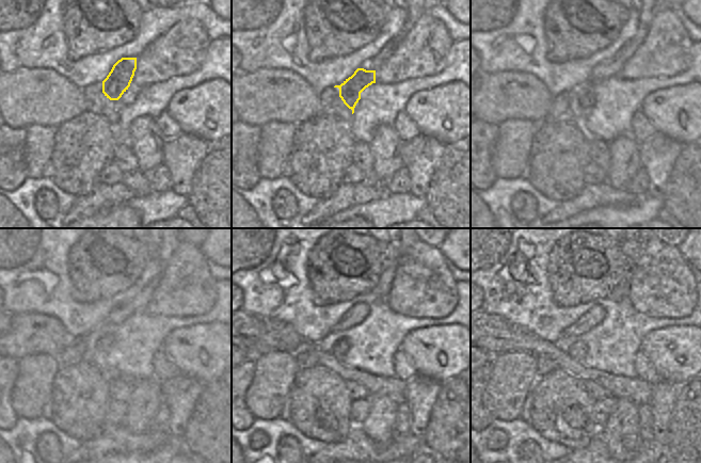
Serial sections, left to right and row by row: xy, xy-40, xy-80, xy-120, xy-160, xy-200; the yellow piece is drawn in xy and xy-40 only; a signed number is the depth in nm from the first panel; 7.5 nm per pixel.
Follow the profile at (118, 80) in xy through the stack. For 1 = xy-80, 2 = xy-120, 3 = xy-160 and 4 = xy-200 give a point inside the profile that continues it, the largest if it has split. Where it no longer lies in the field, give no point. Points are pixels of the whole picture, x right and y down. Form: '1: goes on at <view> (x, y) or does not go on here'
1: goes on at xy-80 (582, 98)
2: goes on at xy-120 (105, 344)
3: goes on at xy-160 (340, 348)
4: goes on at xy-200 (577, 350)

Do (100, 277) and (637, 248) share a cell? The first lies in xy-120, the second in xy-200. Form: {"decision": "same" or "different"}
{"decision": "same"}

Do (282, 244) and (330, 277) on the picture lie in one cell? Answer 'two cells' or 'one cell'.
two cells

